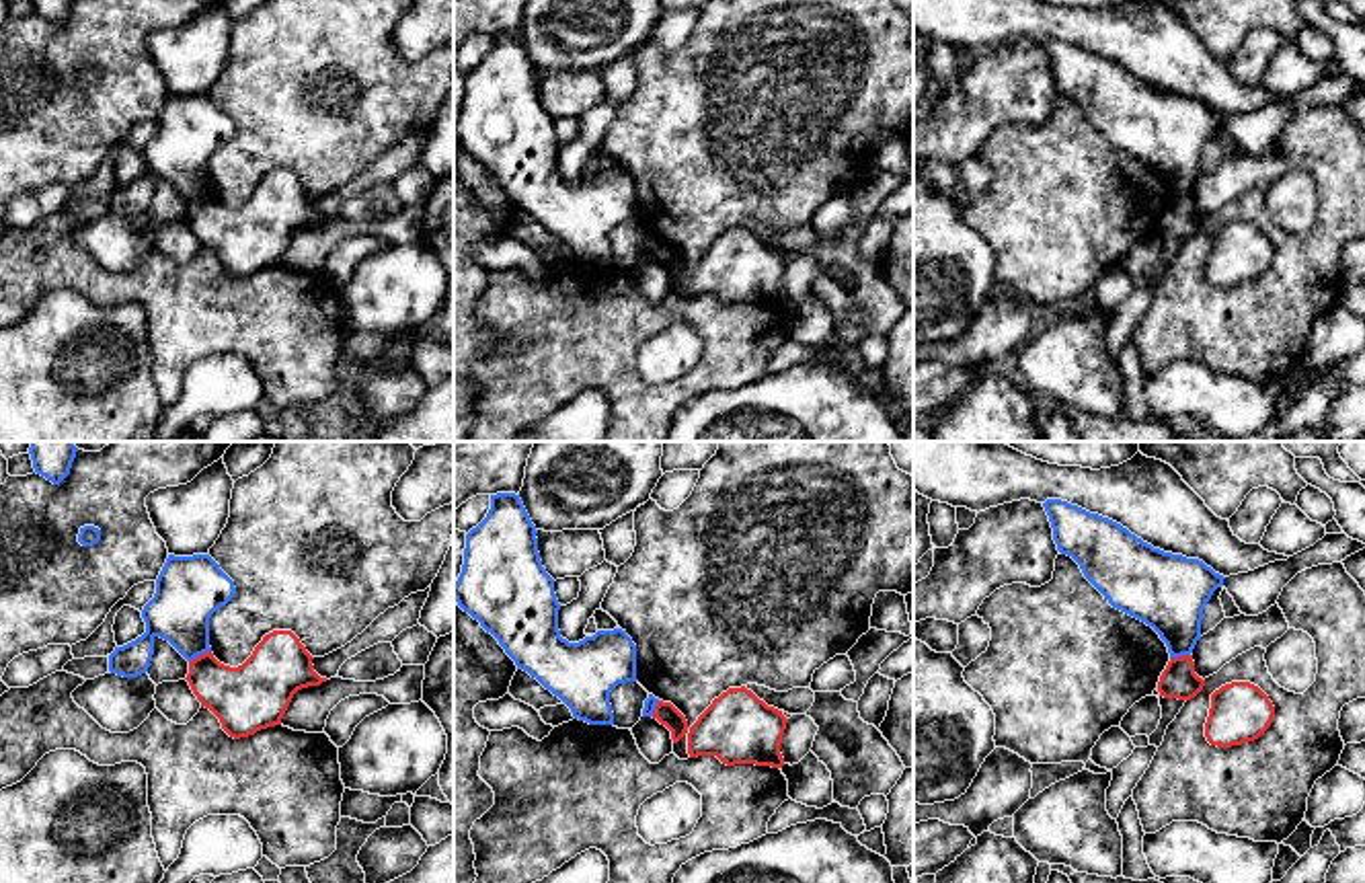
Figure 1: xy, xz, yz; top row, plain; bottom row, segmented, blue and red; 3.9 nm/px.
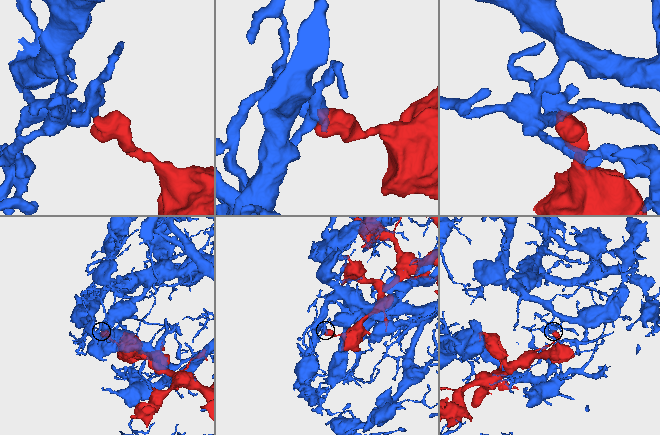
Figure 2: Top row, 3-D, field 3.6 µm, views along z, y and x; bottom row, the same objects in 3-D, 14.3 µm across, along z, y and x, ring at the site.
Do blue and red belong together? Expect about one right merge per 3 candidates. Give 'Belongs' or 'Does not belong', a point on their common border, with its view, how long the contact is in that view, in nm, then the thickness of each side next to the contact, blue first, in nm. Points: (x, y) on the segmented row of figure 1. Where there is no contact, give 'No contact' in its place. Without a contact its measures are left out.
Does not belong. Touches blue at xy (200, 654). Shared border 100 nm. Thickness 260 nm (blue) against 260 nm

